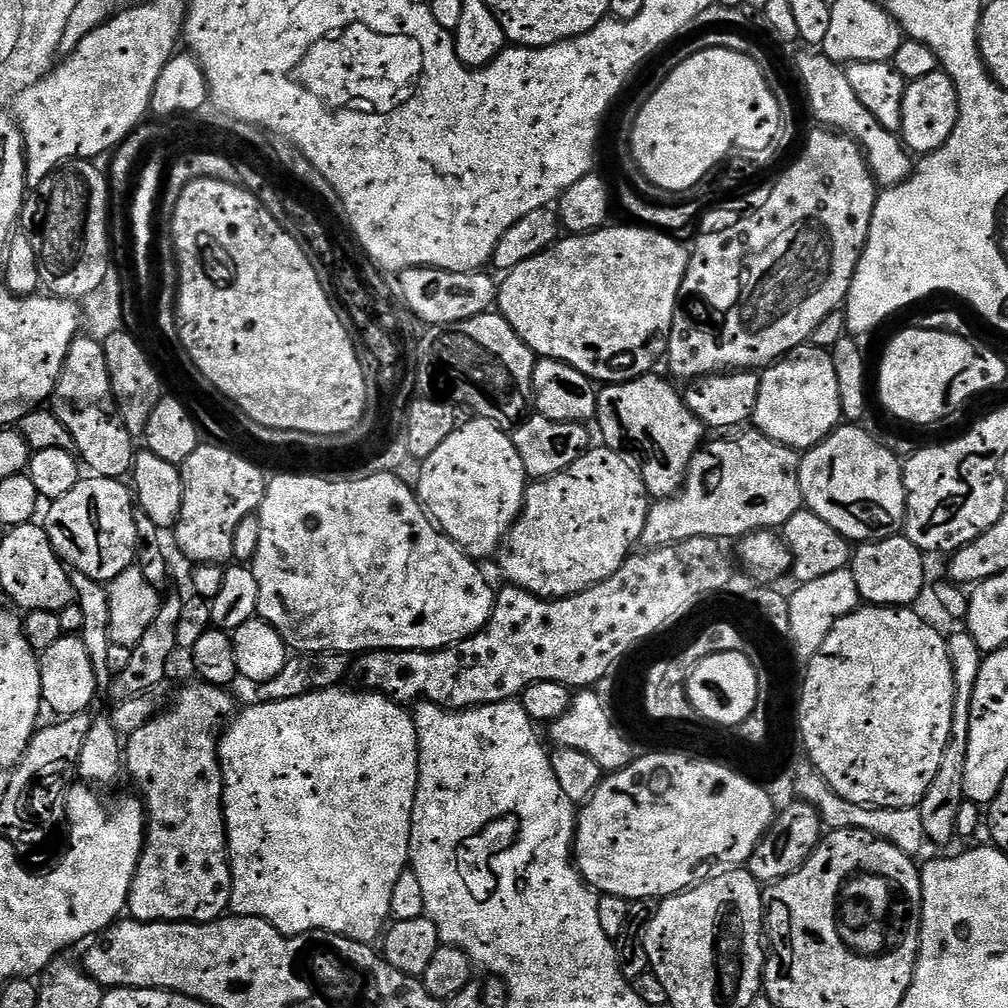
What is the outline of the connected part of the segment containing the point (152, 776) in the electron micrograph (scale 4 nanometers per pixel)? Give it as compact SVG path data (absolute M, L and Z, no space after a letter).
M195 683L182 689L165 712L163 709L147 720L126 740L126 772L136 783L135 791L146 813L144 853L140 855L140 864L132 879L127 911L131 919L147 924L208 924L229 911L232 866L228 862L228 827L224 824L224 779L218 737L223 733L226 721L237 711L238 704L227 687Z

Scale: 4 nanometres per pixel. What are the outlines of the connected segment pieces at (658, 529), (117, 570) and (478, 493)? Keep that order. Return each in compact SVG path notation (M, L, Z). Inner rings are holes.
M743 432L739 433L741 436L737 440L709 439L690 462L688 477L679 492L668 500L657 500L649 507L646 526L640 535L640 544L645 549L663 548L666 544L677 544L699 536L743 538L754 532L780 530L790 518L794 518L794 514L802 511L805 502L800 485L801 453L774 442L761 432Z
M89 475L62 498L51 501L42 516L42 527L54 550L72 572L110 582L137 563L134 493L123 479ZM48 508L48 513L47 512Z
M471 419L457 426L454 434L450 434L450 438L446 438L446 442L442 442L434 454L422 461L419 465L420 481L415 481L414 491L436 527L450 537L470 559L484 562L487 556L497 555L513 522L520 517L530 477L522 466L522 458L511 435L501 425L495 424L493 420Z

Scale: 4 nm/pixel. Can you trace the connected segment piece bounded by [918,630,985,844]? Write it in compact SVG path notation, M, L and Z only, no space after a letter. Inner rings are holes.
M960 630L947 637L948 653L954 670L954 718L950 726L950 738L946 742L946 750L942 754L942 763L938 765L938 774L934 774L934 782L930 782L930 790L918 805L922 814L922 830L929 841L936 844L948 844L957 839L956 823L958 810L965 804L964 779L966 778L966 746L970 746L970 706L974 698L974 682L978 682L978 670L982 666L985 653L978 650L978 642L970 638L966 630Z

